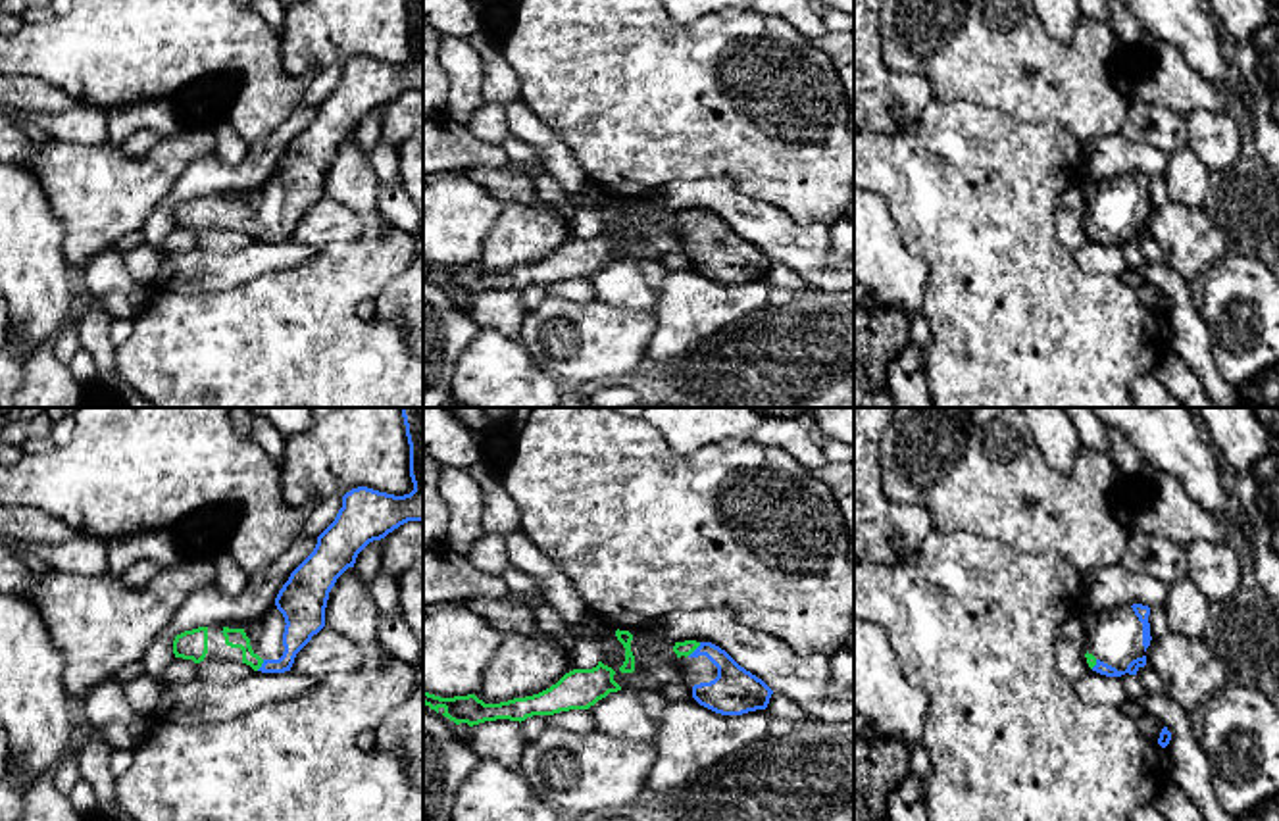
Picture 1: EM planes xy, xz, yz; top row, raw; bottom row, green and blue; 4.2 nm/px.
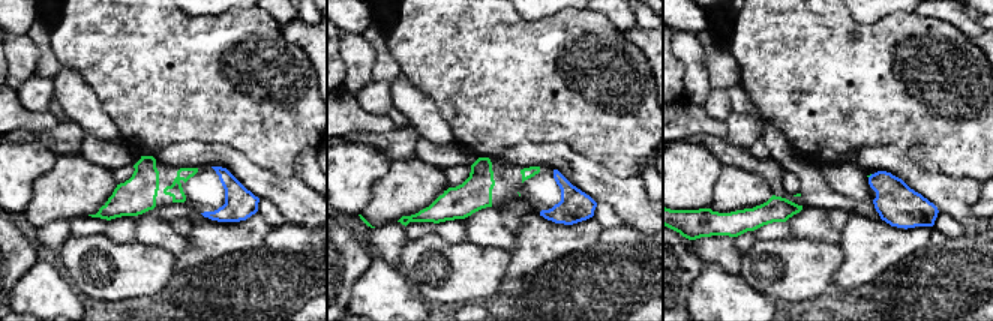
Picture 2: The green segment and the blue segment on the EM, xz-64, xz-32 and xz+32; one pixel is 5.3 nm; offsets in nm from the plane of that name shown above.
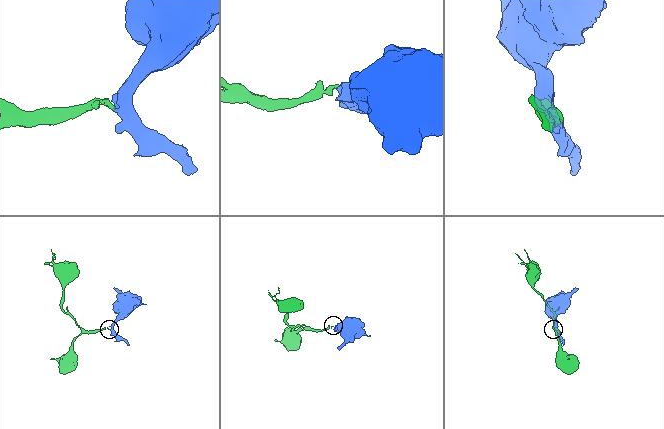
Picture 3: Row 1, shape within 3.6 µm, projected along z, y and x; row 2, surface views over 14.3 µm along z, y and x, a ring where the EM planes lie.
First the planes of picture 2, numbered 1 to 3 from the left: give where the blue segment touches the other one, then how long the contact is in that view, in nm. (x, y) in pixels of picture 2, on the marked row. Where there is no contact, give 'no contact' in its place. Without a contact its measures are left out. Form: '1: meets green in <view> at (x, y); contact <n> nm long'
1: no contact
2: no contact
3: no contact

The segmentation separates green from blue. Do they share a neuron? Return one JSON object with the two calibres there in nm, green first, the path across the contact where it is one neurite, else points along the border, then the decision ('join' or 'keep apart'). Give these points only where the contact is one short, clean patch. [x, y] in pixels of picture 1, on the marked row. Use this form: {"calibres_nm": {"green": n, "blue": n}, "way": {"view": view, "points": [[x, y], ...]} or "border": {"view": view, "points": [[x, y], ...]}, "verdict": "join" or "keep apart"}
{"calibres_nm": {"green": 70, "blue": 200}, "way": {"view": "xz", "points": [[685, 648], [695, 648], [727, 668], [735, 691]]}, "verdict": "join"}

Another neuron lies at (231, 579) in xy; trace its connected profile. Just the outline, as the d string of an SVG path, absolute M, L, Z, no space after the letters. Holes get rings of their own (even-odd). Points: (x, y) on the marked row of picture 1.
M223 550L213 556L213 563L217 571L213 586L225 596L238 596L246 588L250 575Z

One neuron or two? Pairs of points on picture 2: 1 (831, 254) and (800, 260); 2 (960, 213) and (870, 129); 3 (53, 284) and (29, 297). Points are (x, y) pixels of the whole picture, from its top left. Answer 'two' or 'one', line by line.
1: one
2: two
3: one

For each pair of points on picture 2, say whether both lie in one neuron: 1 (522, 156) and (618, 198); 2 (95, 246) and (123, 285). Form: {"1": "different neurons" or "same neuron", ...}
{"1": "same neuron", "2": "same neuron"}

